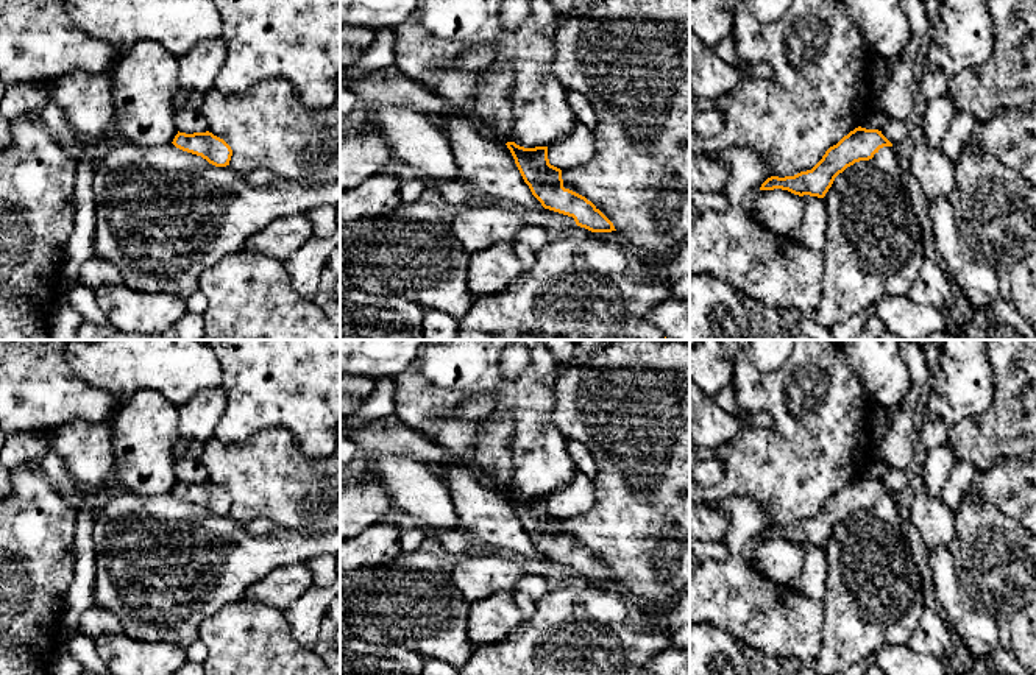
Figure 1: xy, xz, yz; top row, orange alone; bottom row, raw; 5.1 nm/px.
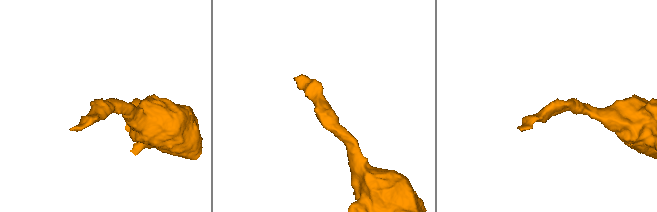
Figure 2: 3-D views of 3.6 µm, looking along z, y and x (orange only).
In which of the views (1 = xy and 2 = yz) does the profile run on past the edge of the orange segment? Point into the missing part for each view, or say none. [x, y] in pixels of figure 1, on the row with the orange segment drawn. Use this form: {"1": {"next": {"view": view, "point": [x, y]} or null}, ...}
{"1": {"next": null}, "2": {"next": null}}

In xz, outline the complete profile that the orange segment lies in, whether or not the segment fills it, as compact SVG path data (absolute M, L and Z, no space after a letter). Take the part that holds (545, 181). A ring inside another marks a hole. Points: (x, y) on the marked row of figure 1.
M515 142L506 145L524 182L545 209L573 217L577 226L591 232L616 231L591 201L563 187L562 170L549 164L548 147L524 148Z

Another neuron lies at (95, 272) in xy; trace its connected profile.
M90 256L81 267L76 281L92 290L101 285L123 284L122 271L106 259Z

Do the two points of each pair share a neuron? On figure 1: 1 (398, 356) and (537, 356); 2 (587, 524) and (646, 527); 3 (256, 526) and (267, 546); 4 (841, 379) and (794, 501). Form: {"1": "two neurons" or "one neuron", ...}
{"1": "two neurons", "2": "one neuron", "3": "two neurons", "4": "one neuron"}

